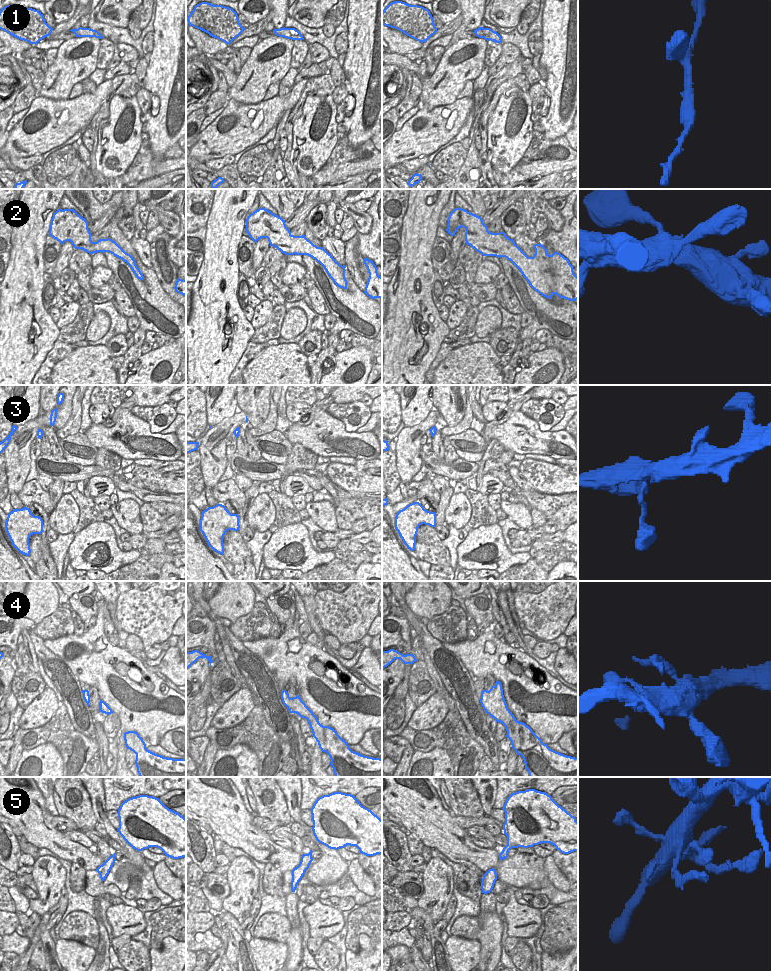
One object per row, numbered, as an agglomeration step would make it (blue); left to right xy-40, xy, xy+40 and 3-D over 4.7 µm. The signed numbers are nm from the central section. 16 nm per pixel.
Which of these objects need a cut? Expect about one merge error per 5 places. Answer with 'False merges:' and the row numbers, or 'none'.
False merges: none

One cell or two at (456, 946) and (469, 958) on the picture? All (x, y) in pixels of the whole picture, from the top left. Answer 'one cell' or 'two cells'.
one cell

